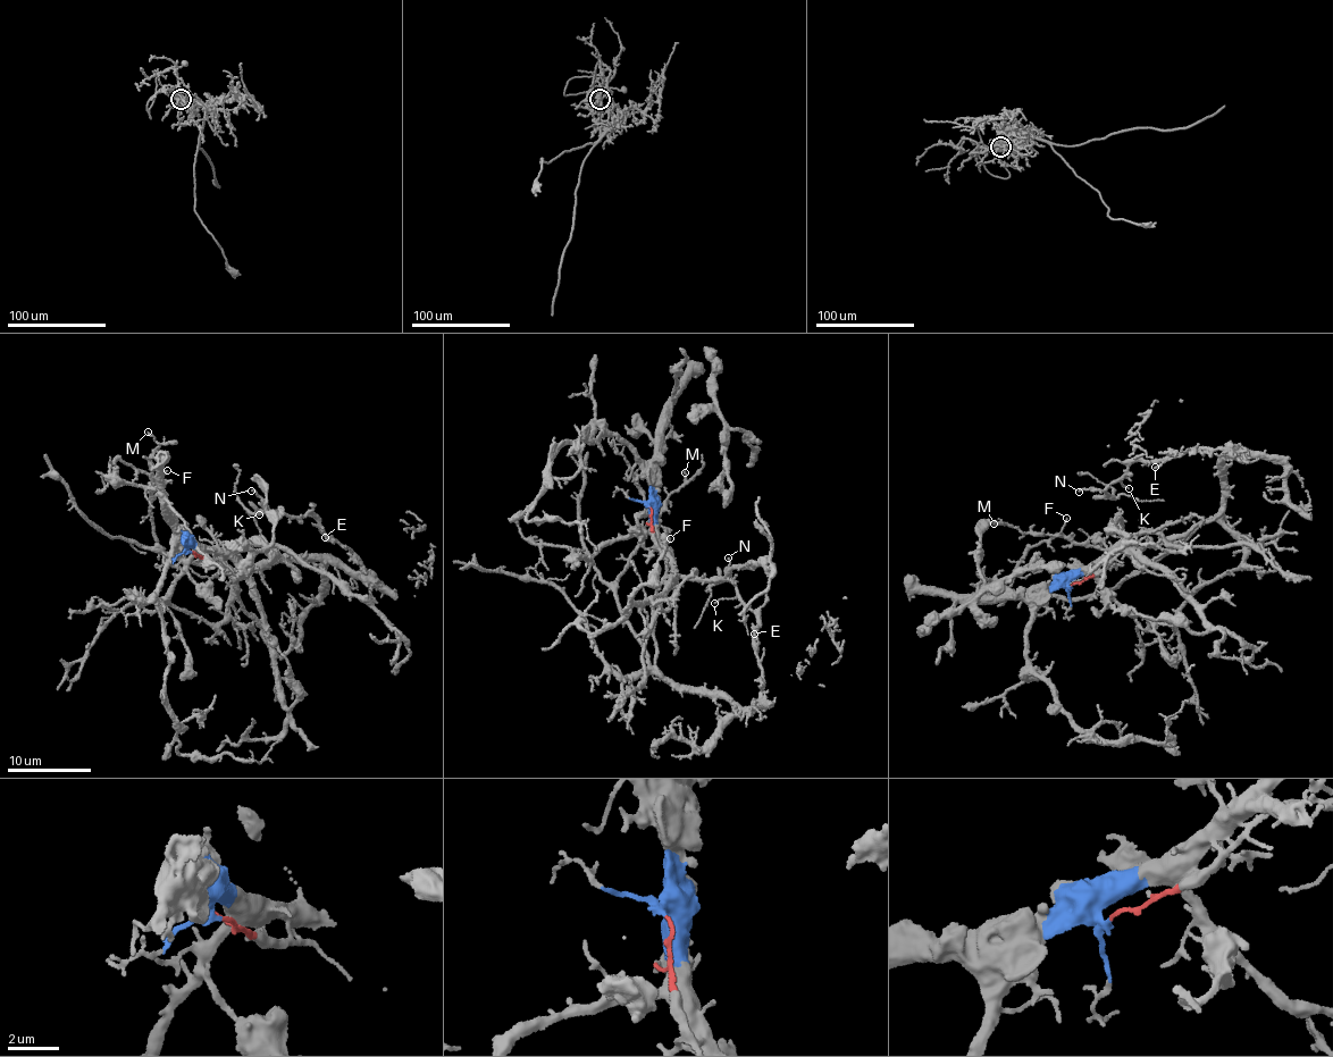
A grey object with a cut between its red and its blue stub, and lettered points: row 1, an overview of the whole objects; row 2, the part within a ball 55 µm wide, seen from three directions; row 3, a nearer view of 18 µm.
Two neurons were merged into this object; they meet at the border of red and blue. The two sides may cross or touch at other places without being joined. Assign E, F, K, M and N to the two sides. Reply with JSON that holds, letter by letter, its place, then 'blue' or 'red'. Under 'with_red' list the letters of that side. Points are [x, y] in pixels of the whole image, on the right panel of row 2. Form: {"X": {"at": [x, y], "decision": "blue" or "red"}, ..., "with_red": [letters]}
{"E": {"at": [1155, 467], "decision": "red"}, "F": {"at": [1066, 518], "decision": "red"}, "K": {"at": [1129, 488], "decision": "red"}, "M": {"at": [994, 523], "decision": "red"}, "N": {"at": [1079, 492], "decision": "red"}, "with_red": ["E", "F", "K", "M", "N"]}

